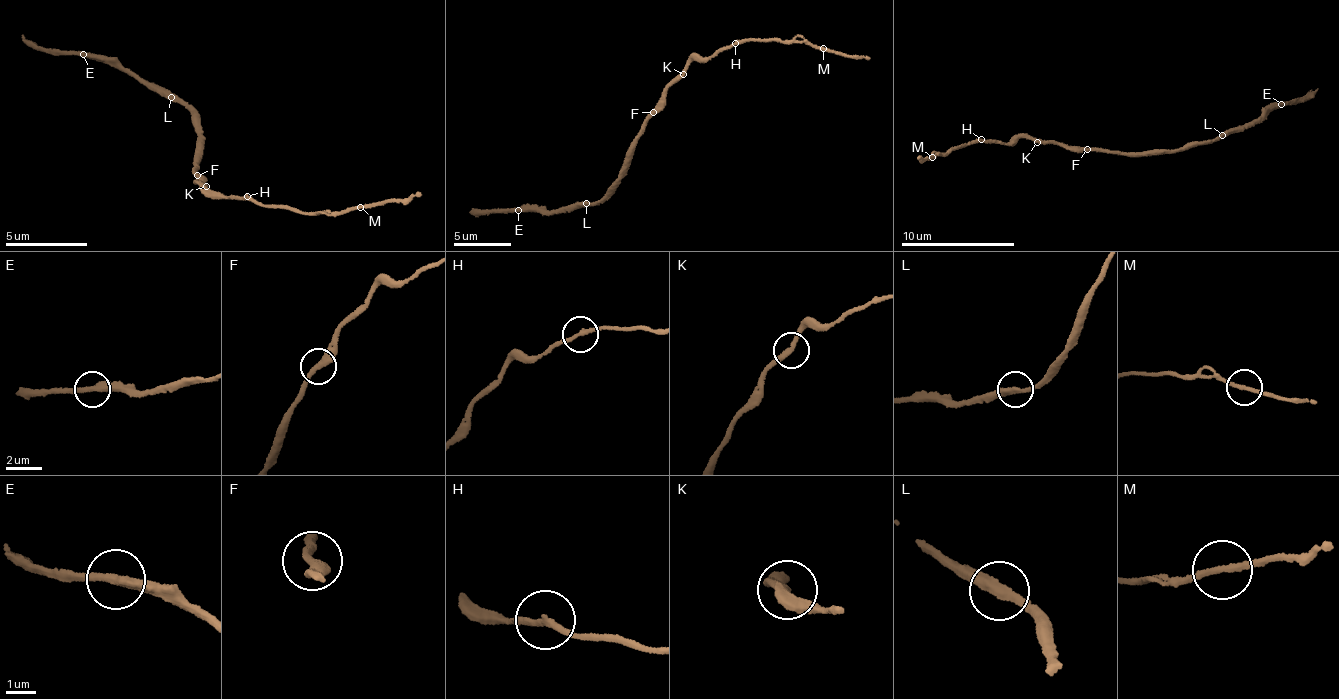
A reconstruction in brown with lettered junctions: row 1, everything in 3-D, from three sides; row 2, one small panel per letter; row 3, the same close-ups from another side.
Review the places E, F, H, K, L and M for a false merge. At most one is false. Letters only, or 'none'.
none

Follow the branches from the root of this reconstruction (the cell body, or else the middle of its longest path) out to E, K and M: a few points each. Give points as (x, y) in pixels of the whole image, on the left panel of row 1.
E: (196, 171), (204, 151), (203, 133), (187, 108), (146, 89), (124, 67), (86, 59), (84, 53)
K: (196, 171), (192, 174), (195, 181), (197, 179), (195, 183), (200, 181), (205, 187), (207, 185)
M: (196, 171), (193, 184), (237, 200), (252, 198), (264, 205), (317, 216), (328, 210), (346, 213), (359, 206)

